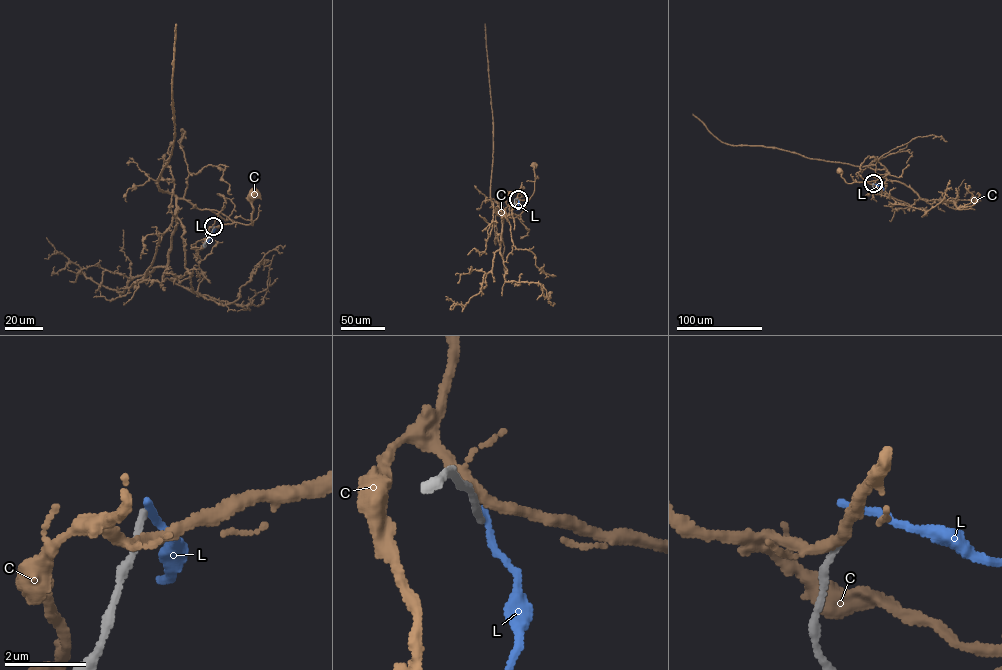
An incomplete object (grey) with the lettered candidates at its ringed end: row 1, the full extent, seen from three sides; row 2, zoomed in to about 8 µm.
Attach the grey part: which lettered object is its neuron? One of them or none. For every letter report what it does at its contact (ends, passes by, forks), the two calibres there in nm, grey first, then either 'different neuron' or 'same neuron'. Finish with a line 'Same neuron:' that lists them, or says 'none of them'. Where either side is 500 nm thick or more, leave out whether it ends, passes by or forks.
C: it forks | 220/200 nm | different neuron
L: it ends | 150/190 nm | different neuron
Same neuron: none of them

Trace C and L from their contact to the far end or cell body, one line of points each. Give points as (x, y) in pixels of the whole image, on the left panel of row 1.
C: (213, 228), (235, 222), (252, 225), (253, 193)
L: (213, 226), (208, 242)

